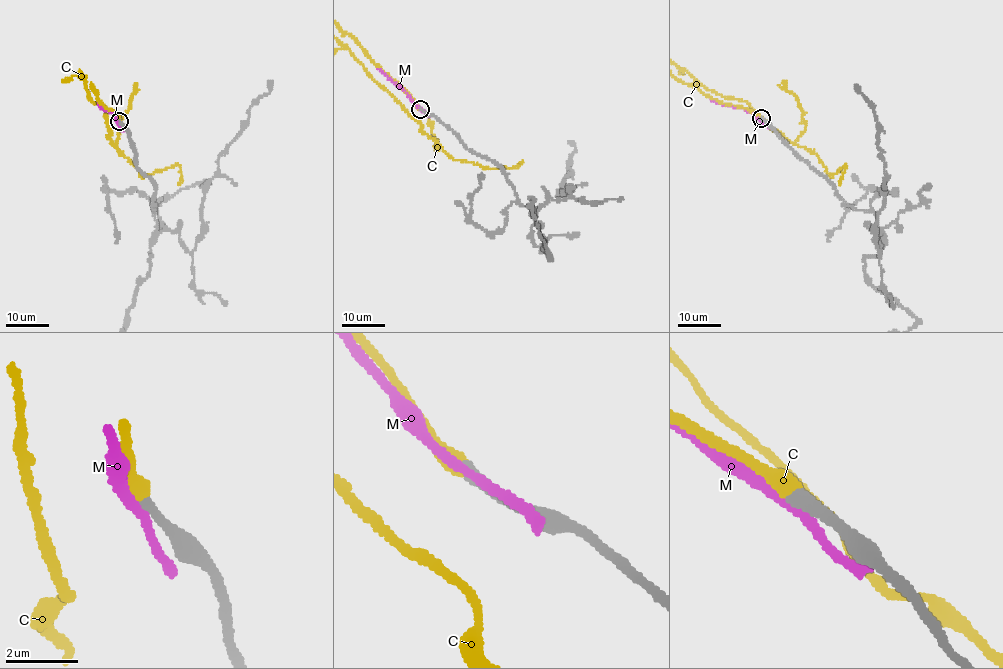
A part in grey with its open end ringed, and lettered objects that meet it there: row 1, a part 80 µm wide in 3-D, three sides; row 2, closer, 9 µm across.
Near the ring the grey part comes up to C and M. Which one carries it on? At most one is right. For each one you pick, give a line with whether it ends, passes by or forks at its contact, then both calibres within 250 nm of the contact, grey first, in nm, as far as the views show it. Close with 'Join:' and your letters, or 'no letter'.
C: It ends there. Thickness 320 nm (grey) against 480 nm
Join: C

